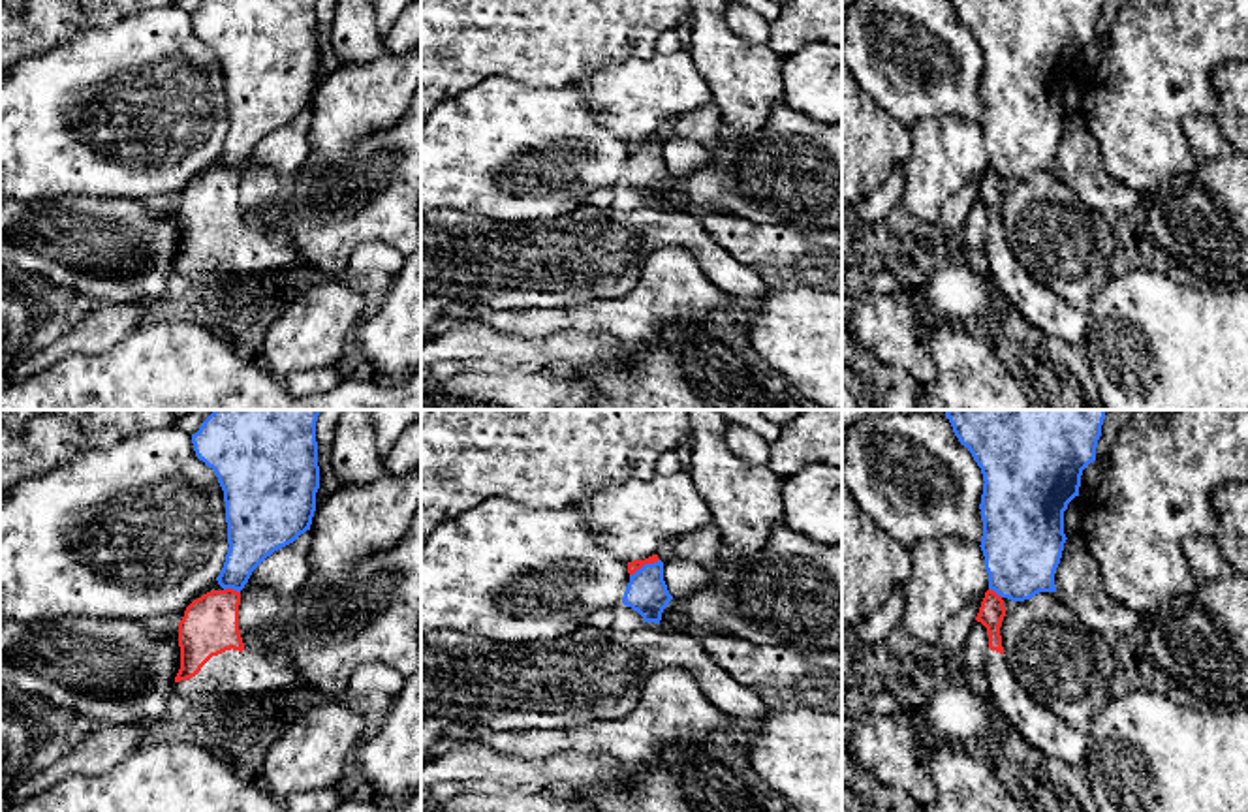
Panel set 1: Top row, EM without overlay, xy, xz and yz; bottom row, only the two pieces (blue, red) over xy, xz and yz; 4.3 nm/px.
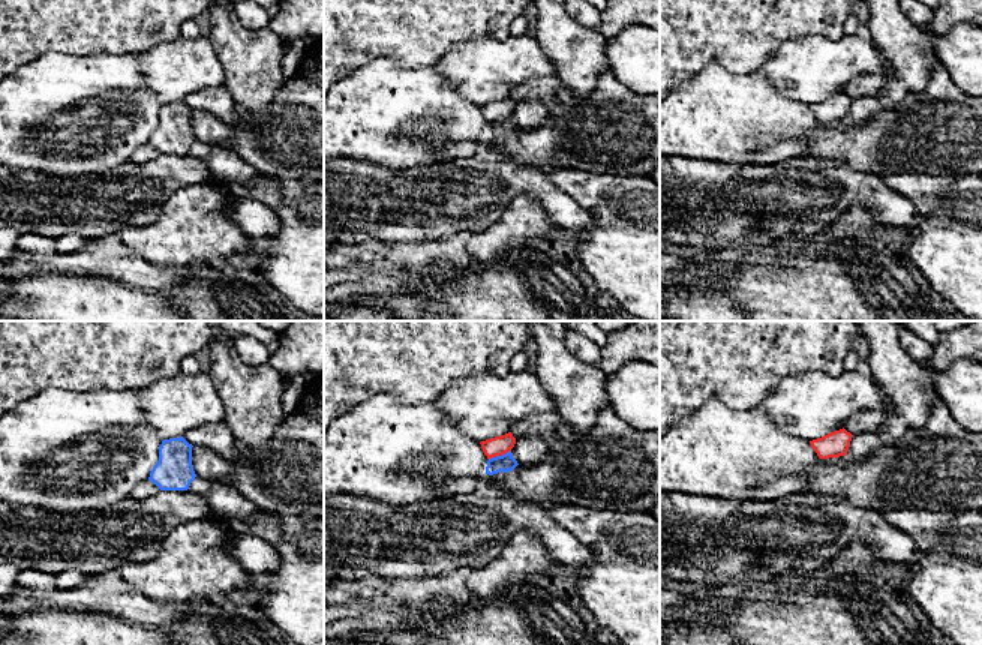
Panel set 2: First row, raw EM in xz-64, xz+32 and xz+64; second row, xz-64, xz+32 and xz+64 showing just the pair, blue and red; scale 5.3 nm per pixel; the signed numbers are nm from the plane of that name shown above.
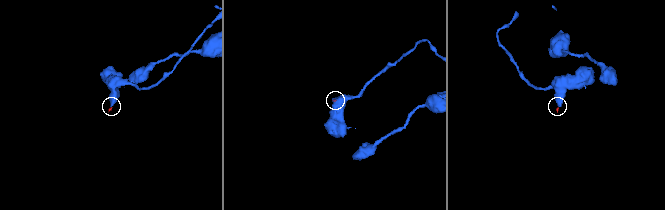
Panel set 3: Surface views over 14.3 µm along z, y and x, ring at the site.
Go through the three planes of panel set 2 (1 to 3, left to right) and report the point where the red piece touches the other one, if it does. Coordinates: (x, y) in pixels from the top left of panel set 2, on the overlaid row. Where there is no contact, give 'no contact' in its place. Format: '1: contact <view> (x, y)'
1: no contact
2: contact xz+32 (499, 456)
3: no contact

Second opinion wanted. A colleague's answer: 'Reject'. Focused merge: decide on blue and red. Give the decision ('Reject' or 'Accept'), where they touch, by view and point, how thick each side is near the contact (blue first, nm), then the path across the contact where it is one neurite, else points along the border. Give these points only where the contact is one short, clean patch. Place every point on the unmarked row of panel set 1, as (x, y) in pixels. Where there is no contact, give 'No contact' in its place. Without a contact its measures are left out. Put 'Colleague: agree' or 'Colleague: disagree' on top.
Colleague: agree
Reject. Touches blue at xz (645, 143). Thickness 180 nm (blue) against 50 nm. Boundary: xz (658, 138), (643, 143), (630, 155)

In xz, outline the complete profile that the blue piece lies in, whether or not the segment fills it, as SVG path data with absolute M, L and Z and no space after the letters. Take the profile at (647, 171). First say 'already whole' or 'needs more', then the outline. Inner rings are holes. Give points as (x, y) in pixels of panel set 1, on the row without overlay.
already whole; M658 139L630 154L622 182L637 190L645 201L660 203L671 179L673 175L663 160L663 141Z

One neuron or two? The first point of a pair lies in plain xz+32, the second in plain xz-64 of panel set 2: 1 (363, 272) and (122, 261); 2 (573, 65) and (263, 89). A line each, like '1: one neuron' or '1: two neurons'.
1: one neuron
2: one neuron

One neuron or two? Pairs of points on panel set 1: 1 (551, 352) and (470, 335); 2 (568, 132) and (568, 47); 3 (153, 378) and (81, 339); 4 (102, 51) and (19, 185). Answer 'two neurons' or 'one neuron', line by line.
1: one neuron
2: two neurons
3: two neurons
4: one neuron

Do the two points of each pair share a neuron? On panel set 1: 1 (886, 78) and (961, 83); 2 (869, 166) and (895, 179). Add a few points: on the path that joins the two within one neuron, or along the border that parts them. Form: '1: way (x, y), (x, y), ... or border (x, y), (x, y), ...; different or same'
1: way (904, 78), (914, 78), (923, 87), (942, 83); same
2: border (904, 164), (897, 164), (888, 179), (861, 202); different

